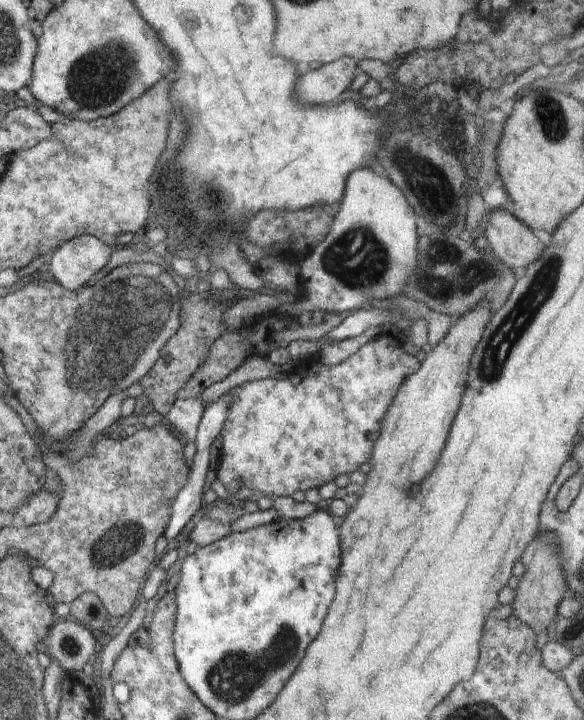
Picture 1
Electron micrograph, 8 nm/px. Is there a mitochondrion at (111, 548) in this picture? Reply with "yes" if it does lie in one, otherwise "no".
yes

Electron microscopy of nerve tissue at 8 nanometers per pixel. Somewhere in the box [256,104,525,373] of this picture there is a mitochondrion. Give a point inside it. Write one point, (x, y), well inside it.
(460, 274)

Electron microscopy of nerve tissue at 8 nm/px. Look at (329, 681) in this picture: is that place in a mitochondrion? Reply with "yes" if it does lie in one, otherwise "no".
no

